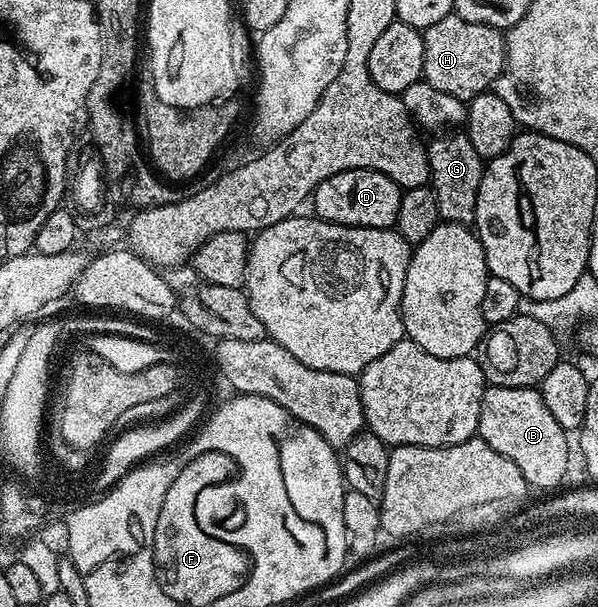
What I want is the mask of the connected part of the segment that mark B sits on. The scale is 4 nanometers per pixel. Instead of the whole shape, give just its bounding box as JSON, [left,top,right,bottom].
[477,386,571,493]

